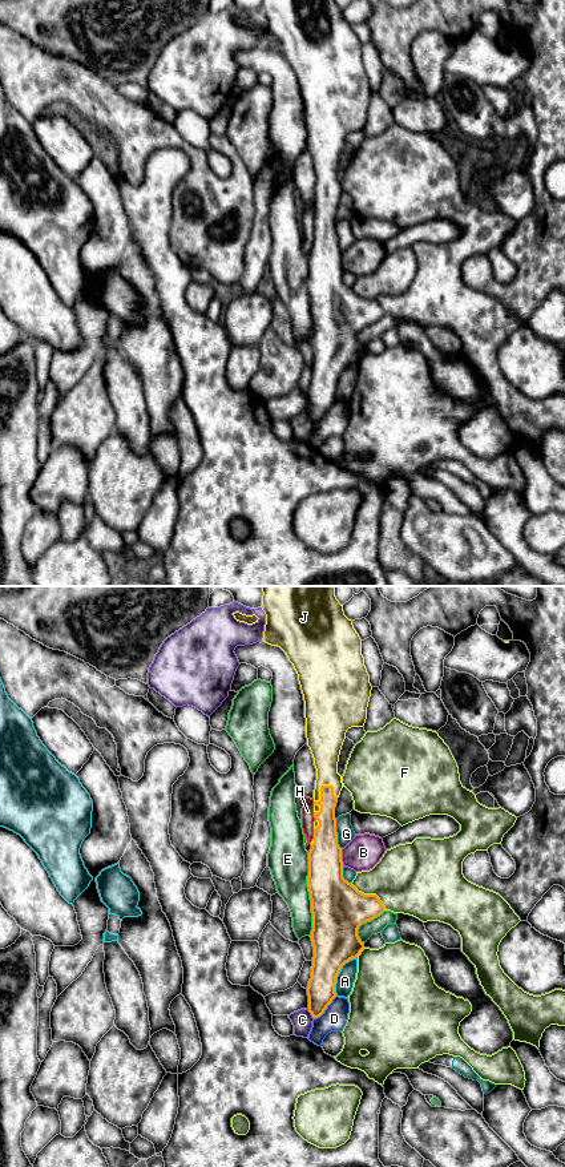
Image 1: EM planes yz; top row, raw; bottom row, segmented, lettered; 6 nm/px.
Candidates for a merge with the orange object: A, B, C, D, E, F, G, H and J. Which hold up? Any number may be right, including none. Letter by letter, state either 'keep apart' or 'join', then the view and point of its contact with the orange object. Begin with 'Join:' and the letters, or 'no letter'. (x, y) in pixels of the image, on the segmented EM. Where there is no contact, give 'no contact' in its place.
Join: J
A: keep apart; contact yz (338, 973)
B: keep apart; contact yz (340, 857)
C: keep apart; contact yz (311, 1014)
D: keep apart; contact yz (326, 1008)
E: keep apart; contact yz (310, 895)
F: keep apart; contact yz (370, 895)
G: keep apart; contact yz (337, 834)
H: keep apart; contact yz (314, 834)
J: join; contact yz (321, 796)

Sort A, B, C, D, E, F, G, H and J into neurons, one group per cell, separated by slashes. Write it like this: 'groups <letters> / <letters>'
groups A / B / C / D / E / F / G / H / J

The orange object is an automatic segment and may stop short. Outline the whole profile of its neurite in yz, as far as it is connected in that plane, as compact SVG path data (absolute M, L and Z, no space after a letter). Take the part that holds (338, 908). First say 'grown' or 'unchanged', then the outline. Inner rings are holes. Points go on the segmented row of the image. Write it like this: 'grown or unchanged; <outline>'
grown; M262 586L262 610L266 625L262 641L281 647L292 663L304 700L306 738L314 758L316 780L314 790L314 839L308 852L307 887L311 900L314 957L311 978L307 986L308 1011L312 1018L320 1017L336 997L335 984L342 966L356 958L364 949L358 936L362 924L380 916L386 908L376 895L364 895L343 877L342 848L338 844L335 807L343 788L338 774L338 762L346 732L351 727L363 727L372 686L362 655L362 639L352 621L344 615L343 605L335 597L335 586Z

